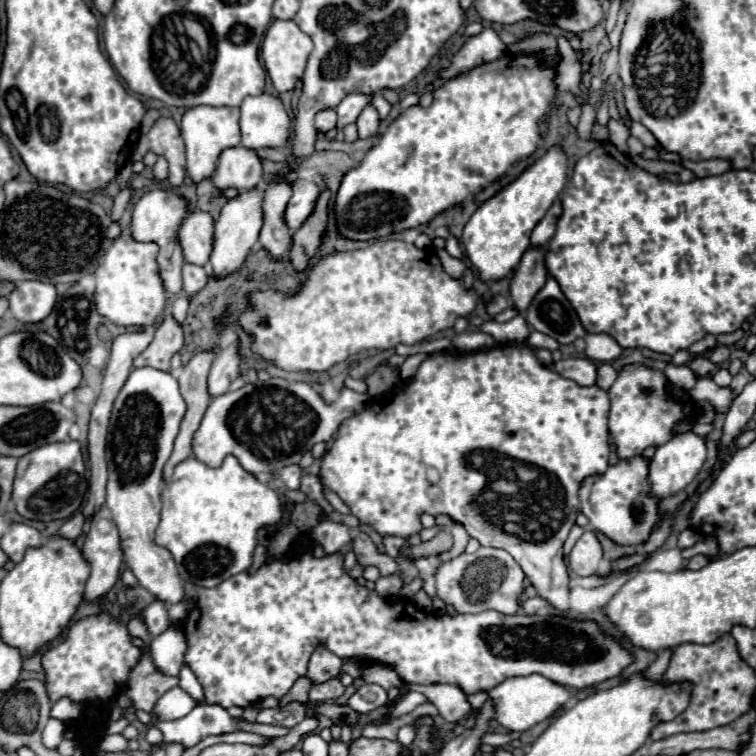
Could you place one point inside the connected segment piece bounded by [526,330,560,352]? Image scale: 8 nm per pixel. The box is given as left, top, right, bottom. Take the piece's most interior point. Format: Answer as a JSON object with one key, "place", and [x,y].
{"place":[538,340]}

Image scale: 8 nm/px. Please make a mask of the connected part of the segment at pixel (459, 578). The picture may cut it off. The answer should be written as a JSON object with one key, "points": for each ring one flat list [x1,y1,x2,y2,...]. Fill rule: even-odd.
{"points":[[480,548,476,554,460,554,458,558,444,562,436,572,436,590,458,614,480,614,484,610,516,614,518,596,524,590,524,572,506,550]]}

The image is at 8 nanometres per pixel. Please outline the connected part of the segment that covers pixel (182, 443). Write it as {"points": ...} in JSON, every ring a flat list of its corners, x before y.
{"points":[[200,352,196,354,182,370,180,376,180,394,186,400,186,414,182,418,178,436,174,440,174,450,172,456,168,458,164,472,162,472,162,480,166,482,172,476,172,470,176,464,180,464,182,460,186,460,192,454,192,436,198,430,204,410,208,408,210,402,210,394,208,394,208,370,212,364,214,352]]}

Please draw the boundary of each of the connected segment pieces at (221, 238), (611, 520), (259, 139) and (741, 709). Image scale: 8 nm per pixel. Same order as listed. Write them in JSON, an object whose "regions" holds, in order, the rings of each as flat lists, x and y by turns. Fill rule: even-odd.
{"regions":[[[260,188,242,190,242,192,238,192,234,198,230,198,230,200,222,206,220,218,216,220,214,250,212,250,212,256,210,256,210,262,212,262,212,268,214,268,212,274,230,274,232,270,240,268,240,262,244,262,244,258,248,256,248,250,252,250,252,246,258,242,258,234,260,234,262,222,264,222,264,218,262,218,262,190,260,190]],[[642,456,620,460,604,474,590,476,582,482,578,496,584,516,594,530,600,530,616,544,642,544,652,528,666,516,658,516,658,498,648,496,648,460]],[[262,92,240,104,242,144,258,148,284,148,290,138,290,116,278,96]],[[724,634,712,644,680,644,672,650,670,666,664,674,664,682,690,682,694,686,690,706,672,722,662,722,652,730,652,740,680,734,680,732,704,732,710,728,726,726,750,710,750,694,754,694,754,674,740,662,736,654,736,640]]]}

